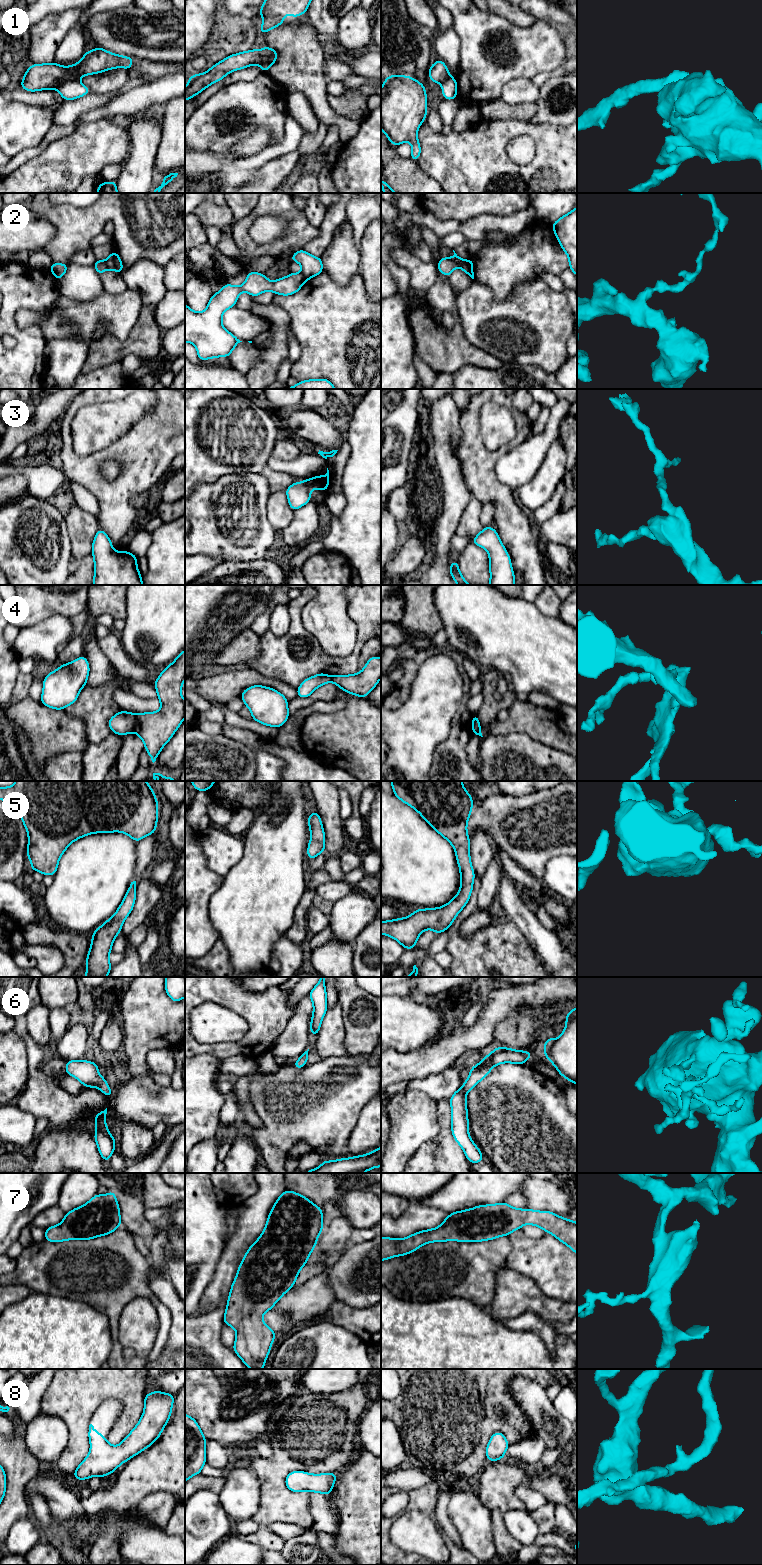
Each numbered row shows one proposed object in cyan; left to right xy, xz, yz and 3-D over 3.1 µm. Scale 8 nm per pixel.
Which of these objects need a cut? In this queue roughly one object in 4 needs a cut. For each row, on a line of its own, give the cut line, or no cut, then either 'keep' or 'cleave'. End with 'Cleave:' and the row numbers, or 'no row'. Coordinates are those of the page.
1: cut in xy along (76, 78), (65, 80), (56, 88); cleave
2: cut in xy along (104, 261), (108, 268); cleave
3: no cut; keep
4: cut in xy along (136, 714), (133, 731); cleave
5: no cut; keep
6: no cut; keep
7: no cut; keep
8: no cut; keep
Cleave: 1, 2, 4

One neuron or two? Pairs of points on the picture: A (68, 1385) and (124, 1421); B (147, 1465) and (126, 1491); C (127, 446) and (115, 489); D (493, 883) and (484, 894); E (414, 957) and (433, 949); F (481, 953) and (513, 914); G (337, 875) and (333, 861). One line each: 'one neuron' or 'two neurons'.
A: one neuron
B: one neuron
C: one neuron
D: one neuron
E: one neuron
F: two neurons
G: one neuron

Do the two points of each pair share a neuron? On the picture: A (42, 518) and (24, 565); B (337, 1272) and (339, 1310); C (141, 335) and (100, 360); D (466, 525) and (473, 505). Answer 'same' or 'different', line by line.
A: same
B: different
C: same
D: same

